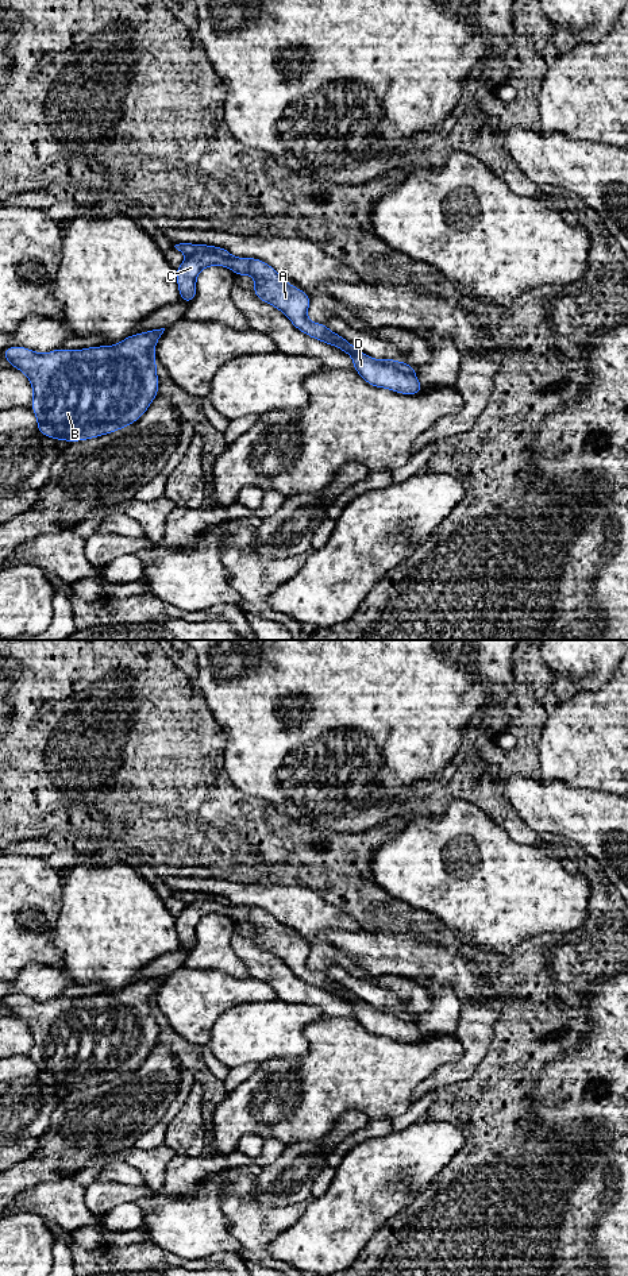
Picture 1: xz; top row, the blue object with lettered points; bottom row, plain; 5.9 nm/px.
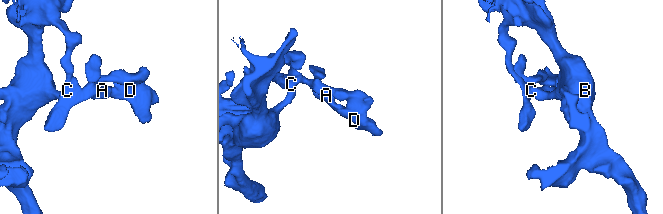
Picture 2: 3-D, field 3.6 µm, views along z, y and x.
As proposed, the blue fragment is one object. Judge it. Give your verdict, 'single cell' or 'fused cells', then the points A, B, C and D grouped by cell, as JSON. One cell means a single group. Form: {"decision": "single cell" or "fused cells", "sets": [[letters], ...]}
{"decision": "fused cells", "sets": [["A"], ["B", "C", "D"]]}

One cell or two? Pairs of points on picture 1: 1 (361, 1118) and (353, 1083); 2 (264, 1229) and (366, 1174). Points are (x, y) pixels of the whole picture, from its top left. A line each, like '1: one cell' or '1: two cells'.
1: two cells
2: two cells

